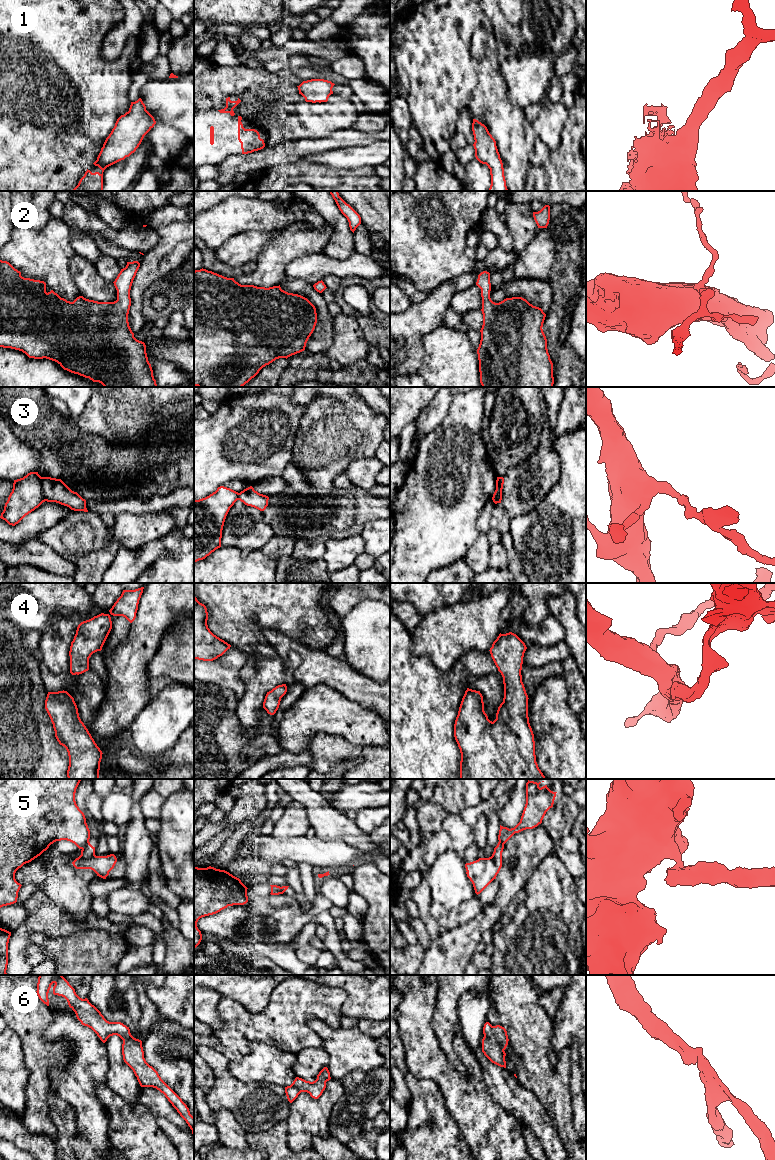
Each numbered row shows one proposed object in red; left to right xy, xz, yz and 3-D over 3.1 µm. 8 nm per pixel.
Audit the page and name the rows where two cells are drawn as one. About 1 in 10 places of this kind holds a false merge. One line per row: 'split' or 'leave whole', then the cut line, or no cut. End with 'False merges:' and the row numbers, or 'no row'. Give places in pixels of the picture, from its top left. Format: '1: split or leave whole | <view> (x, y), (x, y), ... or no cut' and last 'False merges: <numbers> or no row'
1: leave whole | no cut
2: leave whole | no cut
3: split | xy (40, 477), (41, 490), (45, 500)
4: leave whole | no cut
5: split | xy (88, 840), (80, 848)
6: leave whole | no cut
False merges: 3, 5

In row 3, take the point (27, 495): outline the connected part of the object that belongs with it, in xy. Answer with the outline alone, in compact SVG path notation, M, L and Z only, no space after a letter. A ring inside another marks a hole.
M30 472L23 478L14 480L12 492L0 518L9 525L15 526L43 502L45 497L41 486L41 476L38 472Z

